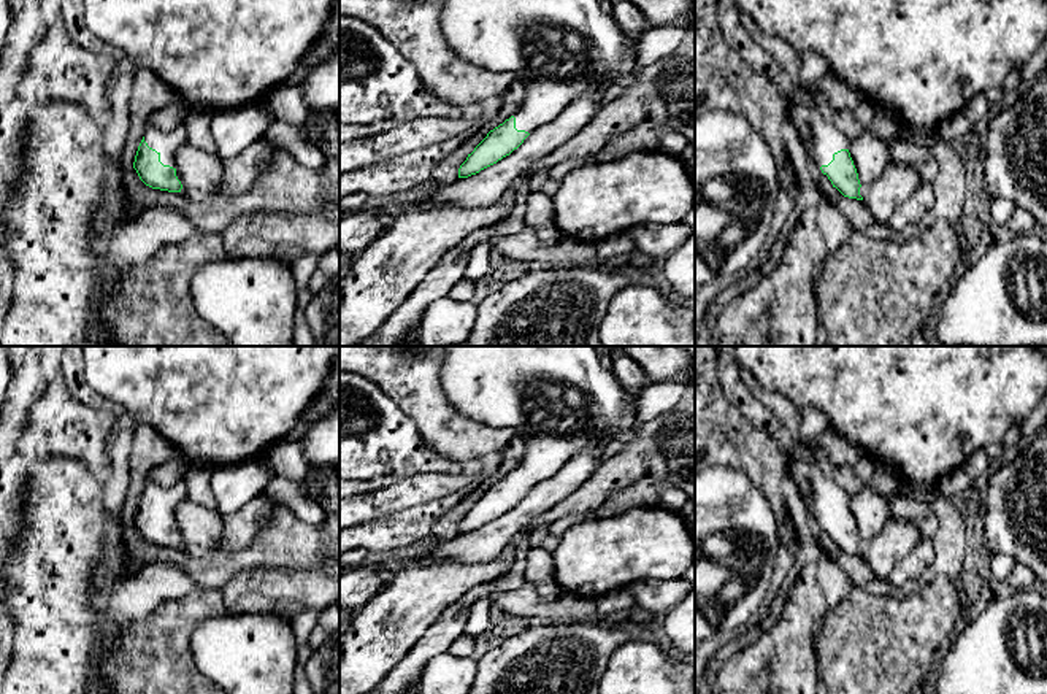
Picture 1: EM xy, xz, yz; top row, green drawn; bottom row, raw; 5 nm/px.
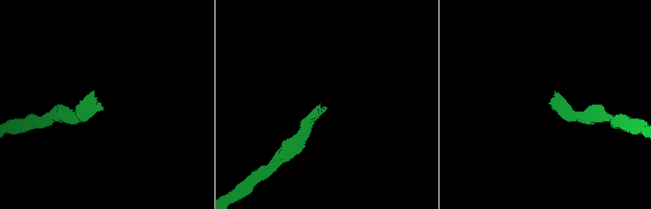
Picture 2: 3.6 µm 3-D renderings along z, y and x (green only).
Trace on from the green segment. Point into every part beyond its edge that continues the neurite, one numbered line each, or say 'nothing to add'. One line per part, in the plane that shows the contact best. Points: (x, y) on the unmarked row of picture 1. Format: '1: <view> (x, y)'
1: xy (167, 499)

